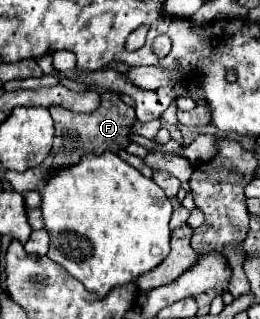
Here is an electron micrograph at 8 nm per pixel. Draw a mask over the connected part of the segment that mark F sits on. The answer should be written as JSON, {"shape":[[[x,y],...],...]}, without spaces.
{"shape":[[[116,92],[102,93],[100,106],[92,113],[73,113],[69,109],[63,109],[61,105],[51,105],[49,111],[55,121],[55,141],[53,141],[55,161],[51,169],[75,165],[87,153],[103,153],[107,149],[117,153],[131,143],[129,133],[131,133],[131,123],[135,121],[135,109],[125,105]]]}

